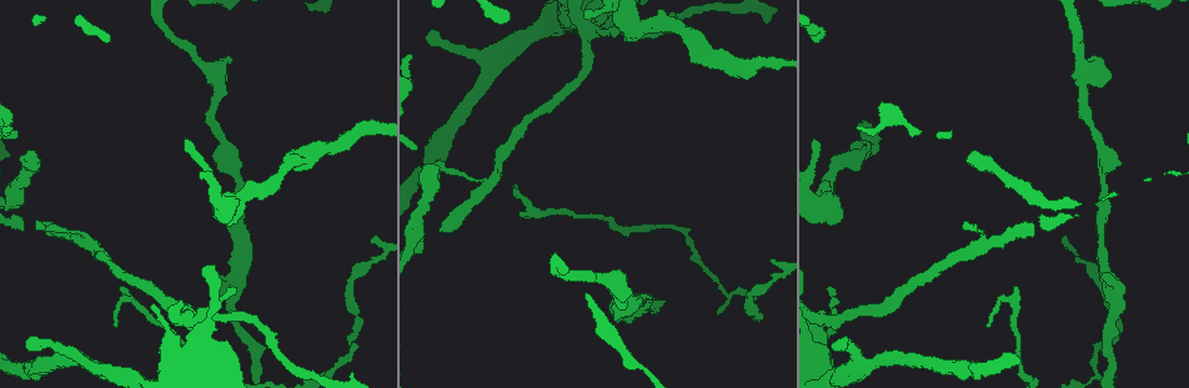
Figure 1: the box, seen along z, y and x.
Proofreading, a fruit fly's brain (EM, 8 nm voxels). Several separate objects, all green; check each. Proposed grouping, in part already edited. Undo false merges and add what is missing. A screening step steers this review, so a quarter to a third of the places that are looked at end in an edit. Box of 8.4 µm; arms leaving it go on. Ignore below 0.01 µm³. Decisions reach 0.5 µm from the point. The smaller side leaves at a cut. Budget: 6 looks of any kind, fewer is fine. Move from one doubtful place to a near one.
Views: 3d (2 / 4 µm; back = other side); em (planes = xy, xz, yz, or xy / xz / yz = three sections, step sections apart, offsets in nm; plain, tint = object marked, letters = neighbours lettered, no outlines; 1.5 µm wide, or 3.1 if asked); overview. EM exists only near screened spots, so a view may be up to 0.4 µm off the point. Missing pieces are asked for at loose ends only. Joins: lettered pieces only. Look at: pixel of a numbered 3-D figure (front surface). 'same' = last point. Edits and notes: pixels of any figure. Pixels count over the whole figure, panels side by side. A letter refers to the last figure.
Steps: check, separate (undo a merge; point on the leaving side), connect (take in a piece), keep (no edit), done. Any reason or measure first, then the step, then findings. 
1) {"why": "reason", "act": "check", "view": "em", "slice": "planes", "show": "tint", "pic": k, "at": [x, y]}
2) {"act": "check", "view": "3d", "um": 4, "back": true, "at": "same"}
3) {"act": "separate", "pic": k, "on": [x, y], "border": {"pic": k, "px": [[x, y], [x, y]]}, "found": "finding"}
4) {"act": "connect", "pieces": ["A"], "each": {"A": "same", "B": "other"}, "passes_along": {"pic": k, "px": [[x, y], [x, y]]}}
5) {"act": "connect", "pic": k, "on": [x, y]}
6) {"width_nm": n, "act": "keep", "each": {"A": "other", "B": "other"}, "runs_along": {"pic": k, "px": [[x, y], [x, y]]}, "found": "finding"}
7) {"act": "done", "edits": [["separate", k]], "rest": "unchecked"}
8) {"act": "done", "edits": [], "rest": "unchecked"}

{"why": "free end", "act": "check", "view": "3d", "um": 4, "pic": 1, "at": [27, 340]}

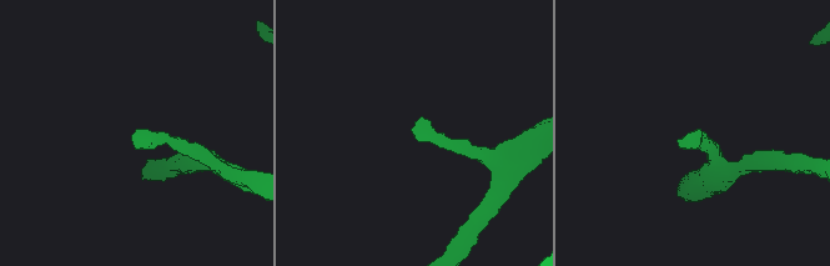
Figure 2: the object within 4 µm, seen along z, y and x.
{"act": "check", "view": "em", "slice": "planes", "show": "letters", "pic": 2, "at": [414, 131]}

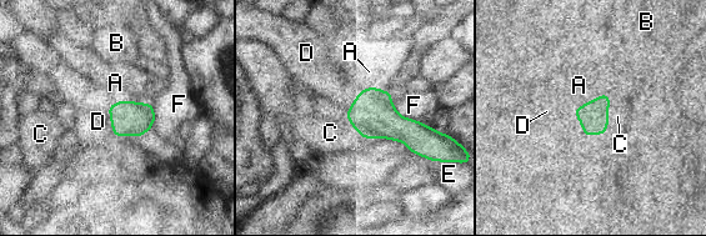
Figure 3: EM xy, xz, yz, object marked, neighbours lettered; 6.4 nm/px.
{"act": "connect", "pieces": ["D"], "each": {"A": "other", "B": "other", "C": "other", "D": "same", "E": "other", "F": "other"}, "passes_along": {"pic": 3, "px": [[128, 119], [110, 119], [98, 121]]}, "found": "the neuron continues"}

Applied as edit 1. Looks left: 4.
{"act": "check", "view": "overview"}

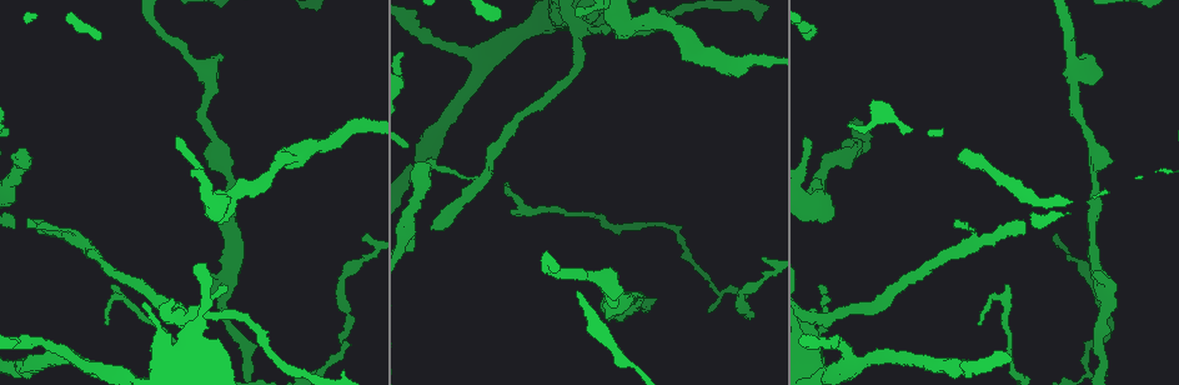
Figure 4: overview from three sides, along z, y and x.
{"why": "an open end", "act": "check", "view": "3d", "um": 2, "pic": 4, "at": [431, 227]}

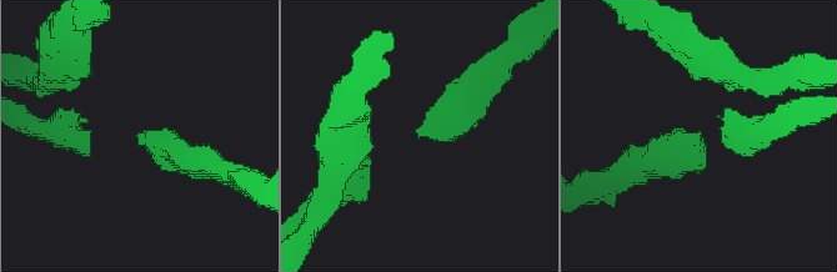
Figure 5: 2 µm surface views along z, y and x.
{"act": "check", "view": "em", "slice": "planes", "show": "letters", "pic": 5, "at": [418, 134]}

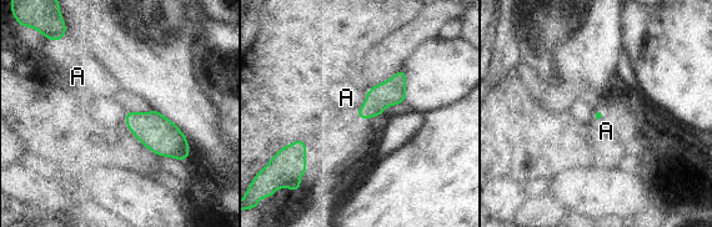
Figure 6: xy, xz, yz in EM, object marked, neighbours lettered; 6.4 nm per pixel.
{"act": "connect", "pieces": ["A"], "each": {"A": "same"}, "passes_along": {"pic": 6, "px": [[391, 92], [365, 101], [346, 97]]}, "found": "it goes on there"}

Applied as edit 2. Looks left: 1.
{"act": "done", "edits": [["connect", 3], ["connect", 6]], "rest": "unchecked"}

